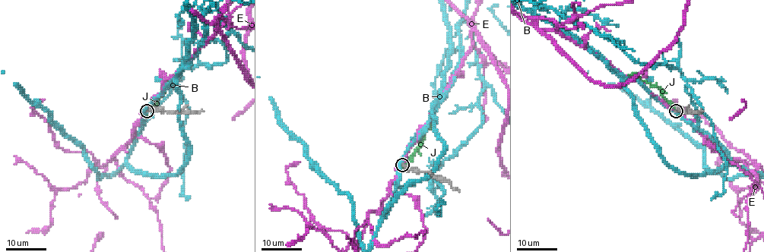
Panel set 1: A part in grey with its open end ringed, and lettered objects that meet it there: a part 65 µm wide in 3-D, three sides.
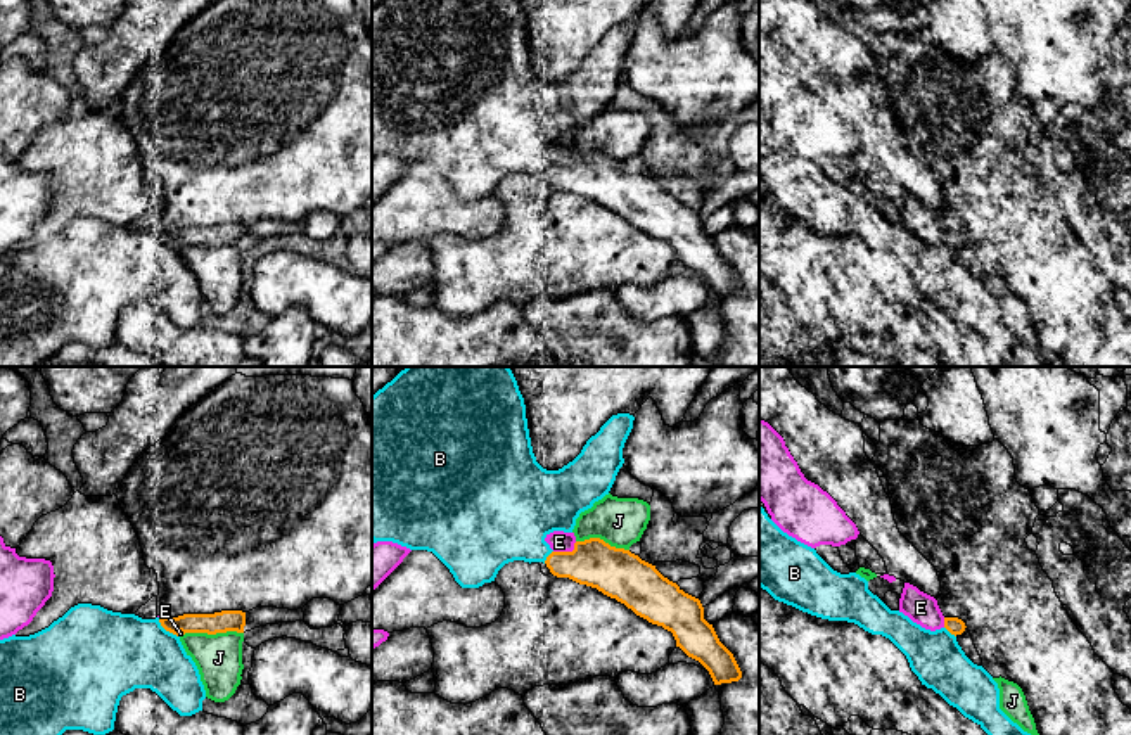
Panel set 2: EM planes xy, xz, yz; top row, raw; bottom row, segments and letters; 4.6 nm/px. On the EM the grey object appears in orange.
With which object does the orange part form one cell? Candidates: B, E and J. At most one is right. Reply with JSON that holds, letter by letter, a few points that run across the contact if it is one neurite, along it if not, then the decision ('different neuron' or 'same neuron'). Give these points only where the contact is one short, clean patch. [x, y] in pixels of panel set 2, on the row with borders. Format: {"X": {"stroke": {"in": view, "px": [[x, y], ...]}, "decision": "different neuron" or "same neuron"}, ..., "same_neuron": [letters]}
{"B": {"decision": "different neuron"}, "E": {"stroke": {"in": "xz", "px": [[614, 571], [576, 561], [566, 552], [559, 542]]}, "decision": "same neuron"}, "J": {"stroke": {"in": "xy", "px": [[242, 632], [184, 635]]}, "decision": "different neuron"}, "same_neuron": ["E"]}

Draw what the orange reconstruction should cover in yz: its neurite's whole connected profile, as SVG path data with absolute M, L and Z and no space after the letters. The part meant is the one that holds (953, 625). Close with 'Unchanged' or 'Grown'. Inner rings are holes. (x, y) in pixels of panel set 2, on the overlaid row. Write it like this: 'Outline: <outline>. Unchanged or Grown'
Outline: M904 583L899 598L899 612L930 631L946 628L951 635L956 636L962 635L967 628L965 623L958 617L944 617L937 600L910 583Z. Grown

